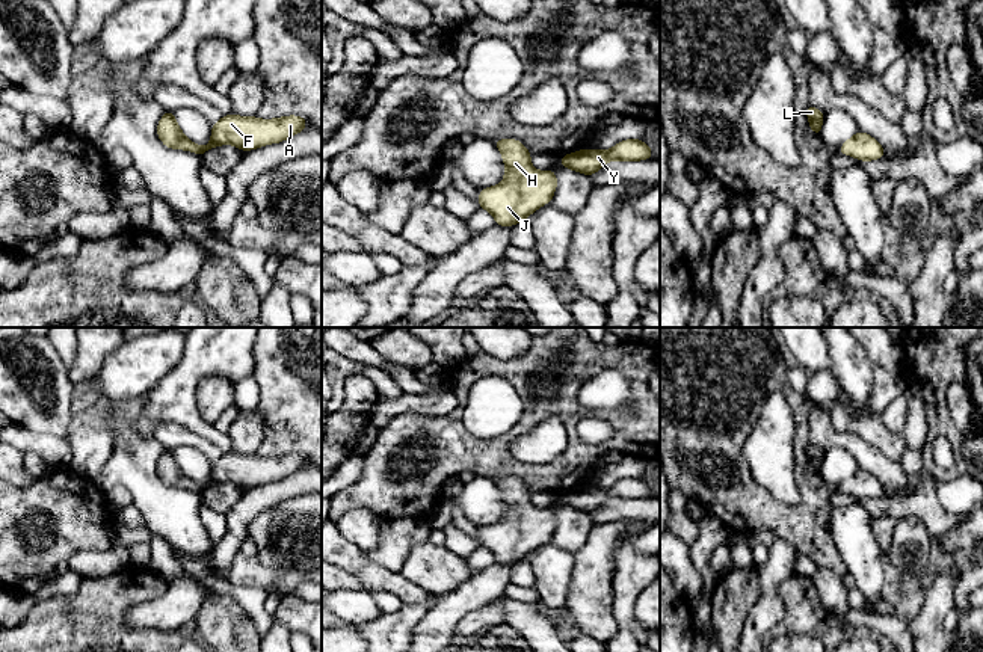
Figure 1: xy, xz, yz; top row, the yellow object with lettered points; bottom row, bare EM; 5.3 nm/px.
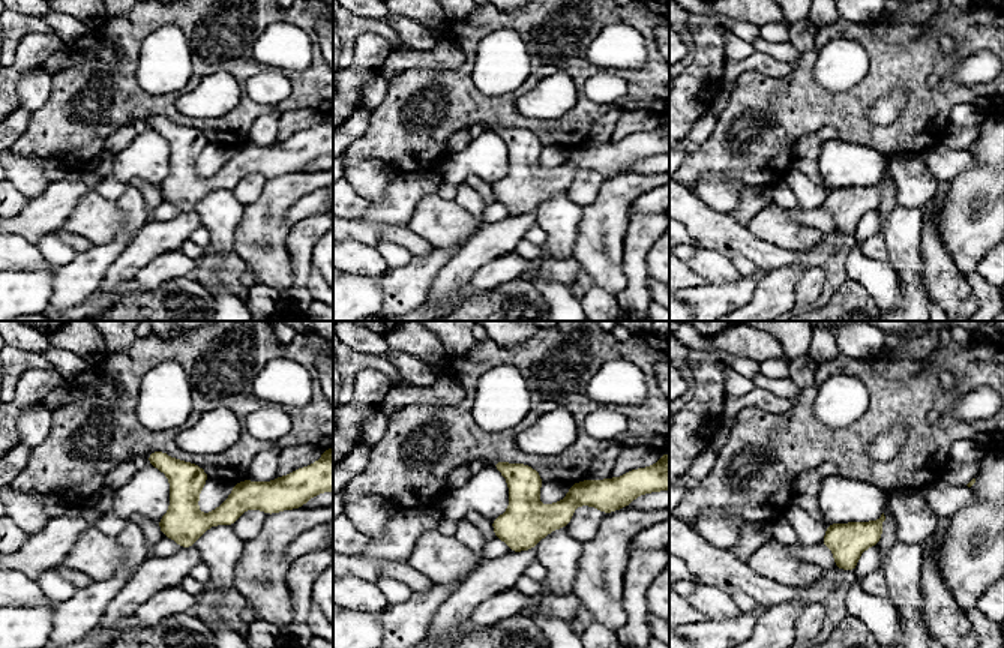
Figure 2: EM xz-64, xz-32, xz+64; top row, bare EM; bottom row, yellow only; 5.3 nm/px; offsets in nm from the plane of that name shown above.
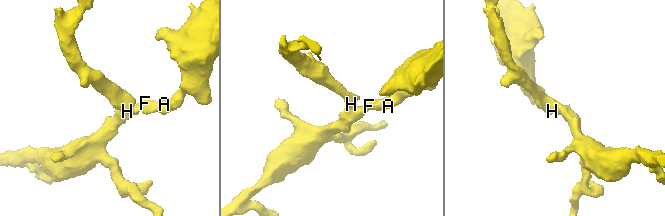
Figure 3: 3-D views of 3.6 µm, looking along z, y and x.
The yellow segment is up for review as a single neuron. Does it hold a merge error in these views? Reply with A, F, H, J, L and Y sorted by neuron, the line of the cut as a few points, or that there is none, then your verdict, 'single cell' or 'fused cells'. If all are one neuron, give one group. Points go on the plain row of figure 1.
A F H J L Y; no cut; single cell

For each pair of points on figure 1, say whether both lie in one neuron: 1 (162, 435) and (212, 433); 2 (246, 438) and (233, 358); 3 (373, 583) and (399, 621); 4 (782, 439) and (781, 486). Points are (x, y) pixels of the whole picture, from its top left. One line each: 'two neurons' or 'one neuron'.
1: two neurons
2: two neurons
3: two neurons
4: one neuron

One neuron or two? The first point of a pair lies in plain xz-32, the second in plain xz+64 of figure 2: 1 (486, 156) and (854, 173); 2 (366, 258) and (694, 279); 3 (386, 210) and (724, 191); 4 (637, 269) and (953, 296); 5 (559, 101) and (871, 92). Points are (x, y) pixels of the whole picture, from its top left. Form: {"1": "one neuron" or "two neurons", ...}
{"1": "one neuron", "2": "two neurons", "3": "two neurons", "4": "two neurons", "5": "two neurons"}

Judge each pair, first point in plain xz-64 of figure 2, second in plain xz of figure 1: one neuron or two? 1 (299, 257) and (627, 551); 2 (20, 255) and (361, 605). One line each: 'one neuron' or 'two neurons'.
1: one neuron
2: one neuron

